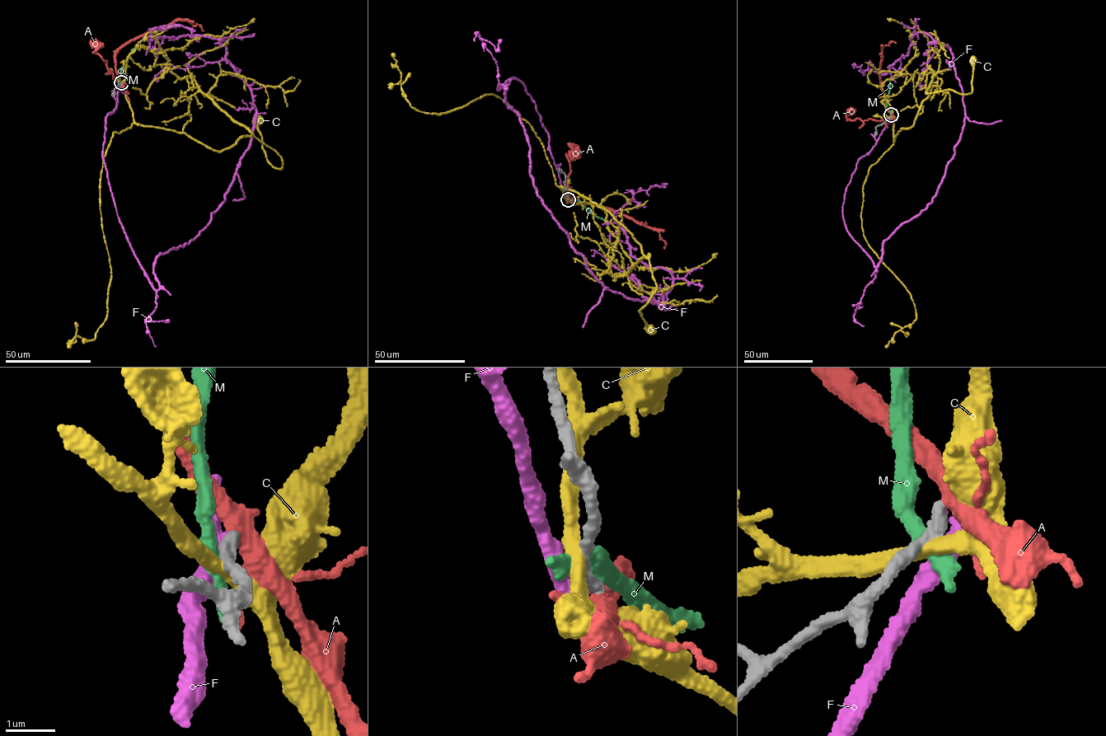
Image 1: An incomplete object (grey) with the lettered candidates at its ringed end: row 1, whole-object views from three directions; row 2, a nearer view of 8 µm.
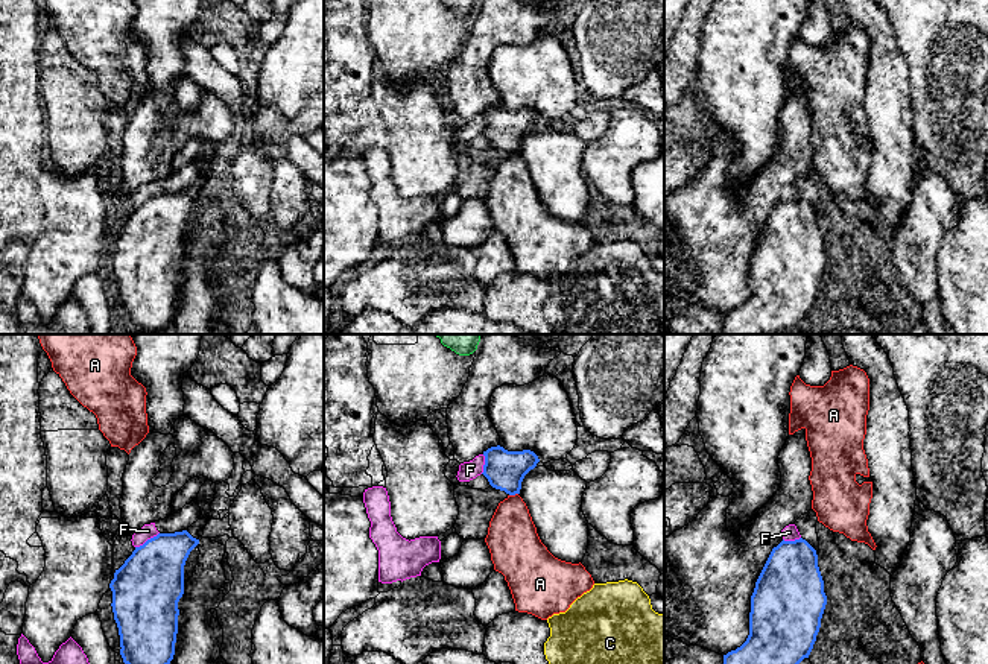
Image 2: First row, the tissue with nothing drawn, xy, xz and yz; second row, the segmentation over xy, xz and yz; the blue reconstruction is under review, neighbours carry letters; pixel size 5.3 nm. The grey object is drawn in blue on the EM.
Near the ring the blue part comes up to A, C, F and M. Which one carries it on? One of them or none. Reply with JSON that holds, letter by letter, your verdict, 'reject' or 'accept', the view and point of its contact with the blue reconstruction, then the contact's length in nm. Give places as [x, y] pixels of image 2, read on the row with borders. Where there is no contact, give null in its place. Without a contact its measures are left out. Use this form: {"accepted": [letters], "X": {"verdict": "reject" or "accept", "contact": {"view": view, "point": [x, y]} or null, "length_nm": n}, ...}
{"accepted": [], "A": {"verdict": "reject", "contact": {"view": "xz", "point": [512, 494]}, "length_nm": 50}, "C": {"verdict": "reject", "contact": null}, "F": {"verdict": "reject", "contact": {"view": "xy", "point": [148, 540]}, "length_nm": 150}, "M": {"verdict": "reject", "contact": null}}

